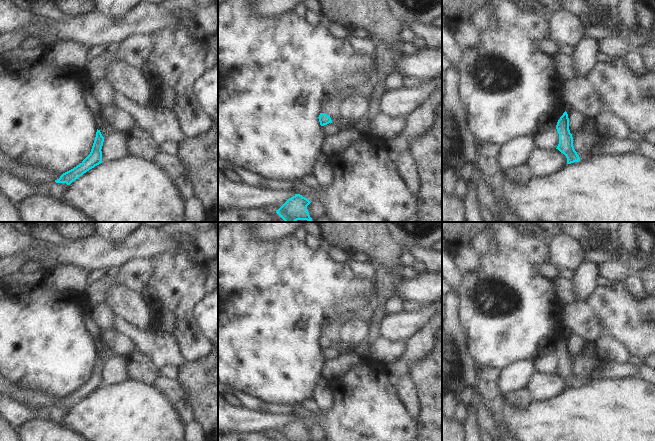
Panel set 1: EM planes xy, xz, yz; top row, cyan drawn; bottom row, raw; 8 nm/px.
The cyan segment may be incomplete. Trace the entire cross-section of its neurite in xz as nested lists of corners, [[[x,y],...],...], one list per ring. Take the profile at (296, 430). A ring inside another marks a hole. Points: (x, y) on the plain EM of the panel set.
[[[300,418],[289,422],[276,437],[280,441],[310,441],[307,430],[311,426]]]

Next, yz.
[[[566,335],[558,344],[556,353],[559,358],[559,368],[556,373],[566,380],[567,388],[580,385],[573,370],[573,361],[569,354],[569,342]]]

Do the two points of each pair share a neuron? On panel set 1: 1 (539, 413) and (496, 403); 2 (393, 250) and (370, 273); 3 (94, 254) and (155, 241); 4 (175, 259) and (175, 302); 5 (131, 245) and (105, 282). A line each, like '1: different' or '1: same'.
1: same
2: different
3: same
4: same
5: different

